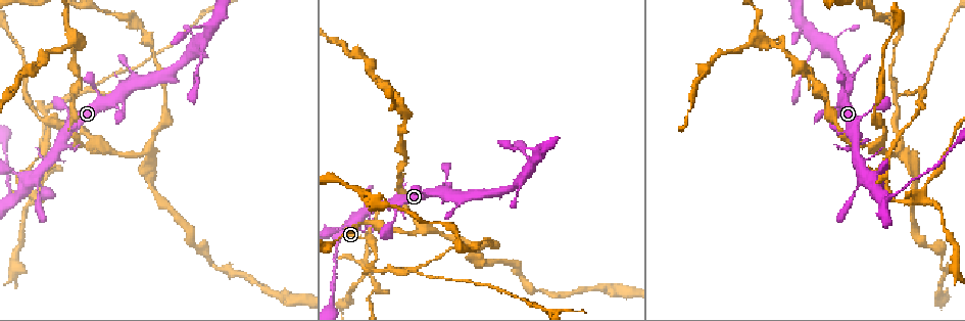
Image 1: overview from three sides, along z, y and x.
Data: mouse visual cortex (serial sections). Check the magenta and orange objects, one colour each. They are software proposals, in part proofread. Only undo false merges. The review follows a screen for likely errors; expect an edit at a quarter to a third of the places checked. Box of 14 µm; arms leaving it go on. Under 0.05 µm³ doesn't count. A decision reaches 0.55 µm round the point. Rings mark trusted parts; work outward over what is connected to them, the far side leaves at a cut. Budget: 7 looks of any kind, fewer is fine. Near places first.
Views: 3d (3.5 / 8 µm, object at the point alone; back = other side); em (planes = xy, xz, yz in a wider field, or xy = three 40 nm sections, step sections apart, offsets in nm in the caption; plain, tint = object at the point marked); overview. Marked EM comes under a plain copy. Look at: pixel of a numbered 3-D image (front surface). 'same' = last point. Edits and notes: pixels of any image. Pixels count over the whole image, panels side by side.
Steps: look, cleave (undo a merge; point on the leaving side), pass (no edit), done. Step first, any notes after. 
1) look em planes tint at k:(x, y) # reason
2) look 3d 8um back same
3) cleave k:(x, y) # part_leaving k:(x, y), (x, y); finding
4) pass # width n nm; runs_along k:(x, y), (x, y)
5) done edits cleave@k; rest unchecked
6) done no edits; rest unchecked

look 3d 3.5um at 1:(37, 188) # thick turns thin

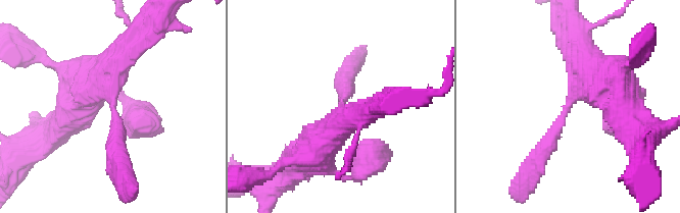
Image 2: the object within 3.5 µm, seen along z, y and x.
look em xy step 1 tint at 2:(113, 107) # arm_widths 250, 400 nm; now the EM

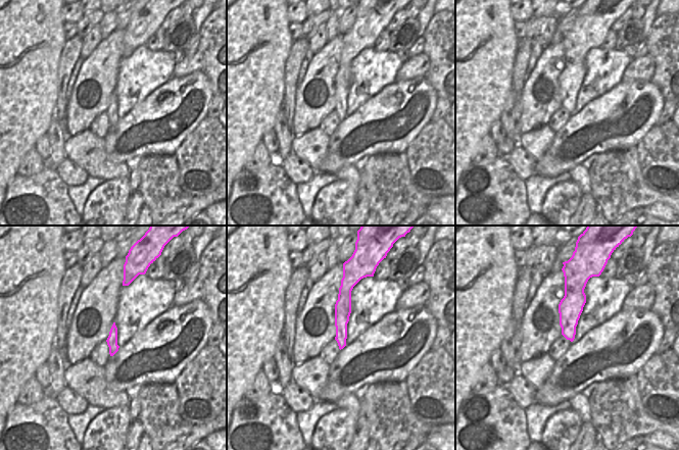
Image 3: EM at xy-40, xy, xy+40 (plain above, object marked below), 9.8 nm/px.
pass # runs_along 3:(349, 287), (344, 295), (341, 345); continuous, no second cell

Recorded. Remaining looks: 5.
look 3d 8um back at 1:(889, 152) # a narrow waist

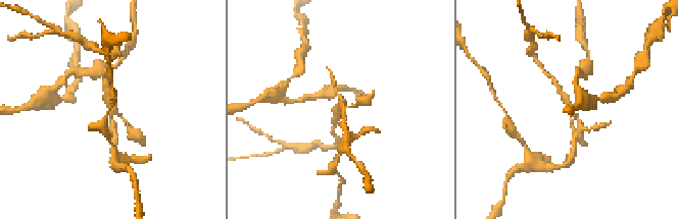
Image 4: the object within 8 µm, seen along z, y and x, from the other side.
look em planes tint at 4:(339, 106) # arms 3; arm_widths 150, 200, 250 nm; now the EM

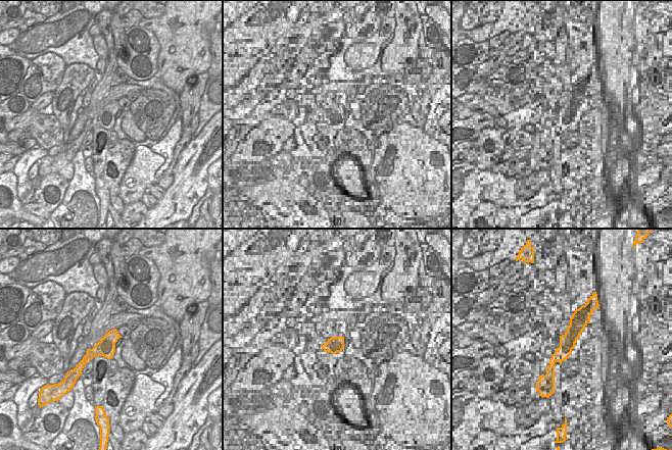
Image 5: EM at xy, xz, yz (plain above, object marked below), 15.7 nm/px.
pass # continuous, no second cell

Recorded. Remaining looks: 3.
look 3d 3.5um at 1:(46, 110) # sharp bend

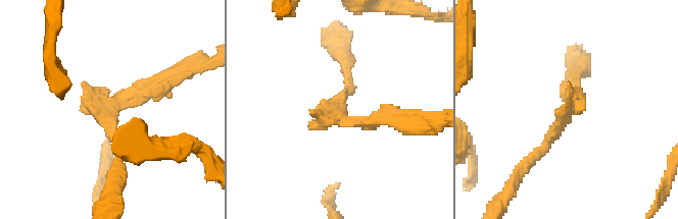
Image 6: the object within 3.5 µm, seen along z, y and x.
look em xy step 5 tint at 6:(567, 111)

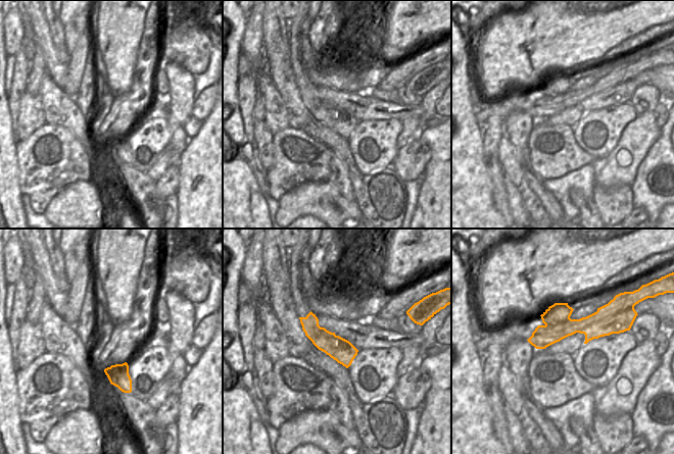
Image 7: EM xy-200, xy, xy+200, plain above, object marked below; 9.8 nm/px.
cleave 6:(149, 86) # a second cell is stuck on

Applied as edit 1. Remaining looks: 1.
done edits cleave@6; rest unchecked

